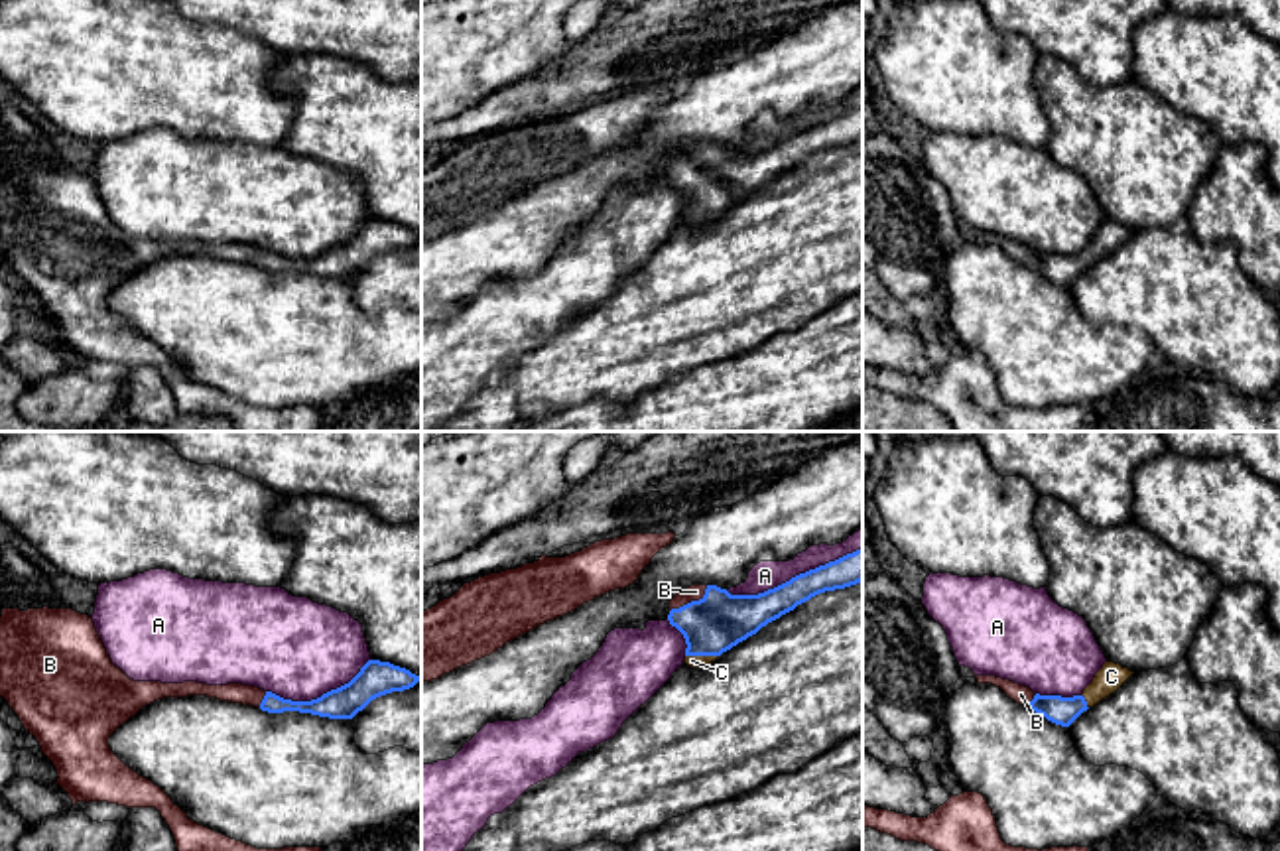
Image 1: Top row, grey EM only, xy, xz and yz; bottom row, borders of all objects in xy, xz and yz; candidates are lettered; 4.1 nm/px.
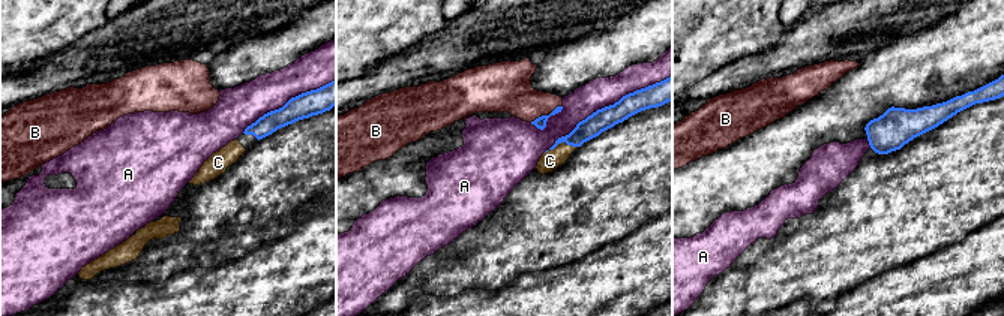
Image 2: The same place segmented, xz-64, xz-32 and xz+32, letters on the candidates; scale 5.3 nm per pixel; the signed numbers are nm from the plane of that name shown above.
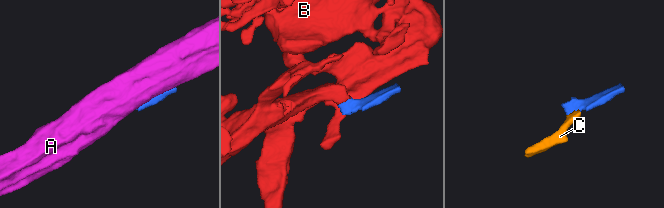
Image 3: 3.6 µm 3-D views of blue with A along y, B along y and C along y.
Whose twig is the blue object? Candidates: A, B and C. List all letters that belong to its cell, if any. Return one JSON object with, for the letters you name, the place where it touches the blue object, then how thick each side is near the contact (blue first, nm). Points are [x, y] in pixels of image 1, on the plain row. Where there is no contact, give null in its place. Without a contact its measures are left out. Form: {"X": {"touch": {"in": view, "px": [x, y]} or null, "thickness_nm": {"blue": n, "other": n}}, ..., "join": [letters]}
{"B": {"touch": {"in": "xz", "px": [692, 160]}, "thickness_nm": {"blue": 240, "other": 60}}, "C": {"touch": {"in": "xz", "px": [704, 213]}, "thickness_nm": {"blue": 240, "other": 50}}, "join": ["B", "C"]}

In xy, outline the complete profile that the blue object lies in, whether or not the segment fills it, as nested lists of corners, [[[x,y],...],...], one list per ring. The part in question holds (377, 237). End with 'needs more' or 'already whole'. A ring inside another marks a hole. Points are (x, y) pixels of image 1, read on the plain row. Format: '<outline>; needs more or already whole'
[[[12,156],[16,167],[2,167],[0,175],[0,256],[8,260],[14,272],[20,276],[24,288],[33,294],[41,305],[41,311],[53,321],[57,329],[57,341],[73,359],[77,360],[108,360],[126,366],[156,366],[165,382],[169,384],[179,414],[197,416],[223,416],[226,418],[234,431],[321,431],[323,427],[323,408],[321,406],[284,406],[284,408],[256,408],[242,400],[230,398],[217,392],[205,384],[195,382],[187,372],[173,362],[173,359],[152,339],[140,335],[130,325],[126,325],[108,305],[110,294],[134,276],[142,266],[163,258],[163,256],[187,256],[187,254],[207,254],[221,260],[232,260],[242,264],[254,264],[268,272],[299,270],[329,278],[352,278],[362,270],[372,258],[414,246],[421,236],[406,227],[394,225],[390,221],[368,219],[360,230],[345,244],[323,252],[311,260],[291,260],[284,258],[272,250],[264,250],[254,244],[226,242],[226,244],[207,244],[197,240],[183,242],[161,242],[161,240],[134,240],[120,227],[116,227],[95,187],[89,173],[81,173],[73,167],[49,167],[41,160],[33,162],[28,156]]]; needs more

